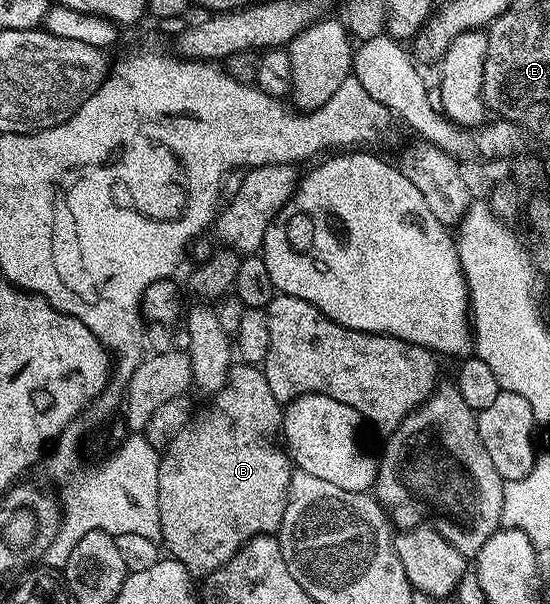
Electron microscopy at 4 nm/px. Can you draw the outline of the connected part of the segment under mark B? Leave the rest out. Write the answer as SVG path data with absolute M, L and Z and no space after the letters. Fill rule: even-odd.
M244 363L234 364L229 370L229 380L218 393L212 394L210 401L213 402L201 414L198 412L185 426L185 429L179 431L179 435L175 435L175 439L171 439L169 446L161 453L161 466L159 467L160 544L172 560L183 563L183 567L187 567L189 574L197 579L204 579L216 569L222 569L245 546L246 541L250 541L253 537L273 535L280 530L285 508L289 502L289 484L295 472L295 466L289 460L288 452L279 444L283 416L282 402L277 401L275 395L271 395L271 387L267 387L265 374L258 366Z

